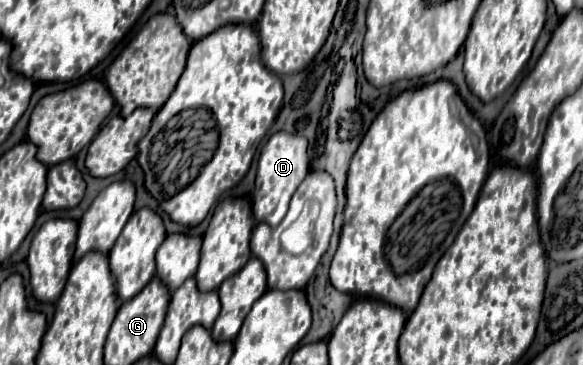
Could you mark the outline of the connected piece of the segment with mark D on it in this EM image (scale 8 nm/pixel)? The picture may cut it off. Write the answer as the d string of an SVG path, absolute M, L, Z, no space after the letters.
M288 131L274 133L268 139L268 143L262 147L258 157L258 173L252 193L254 219L258 223L266 221L268 225L276 227L288 211L292 191L296 191L296 187L300 185L300 181L308 171L310 171L310 159L308 159L308 141L304 139L304 135L296 135Z

